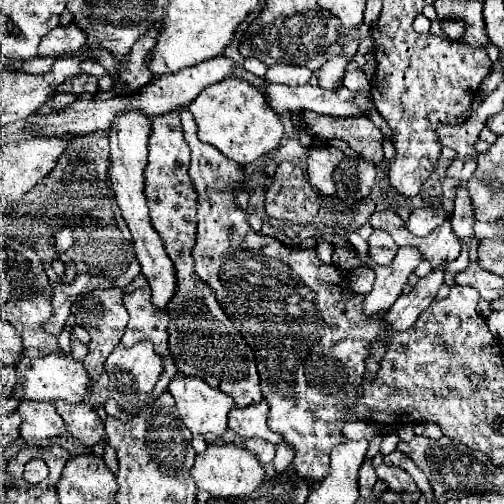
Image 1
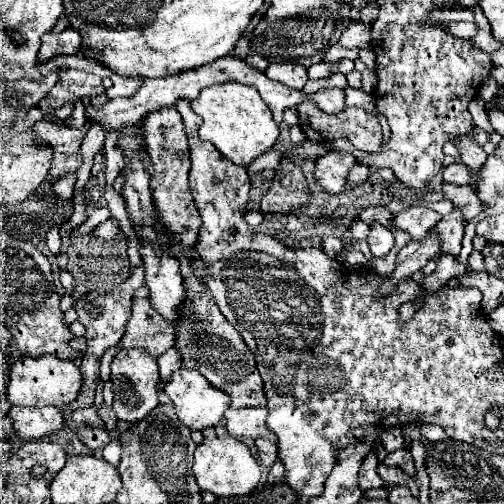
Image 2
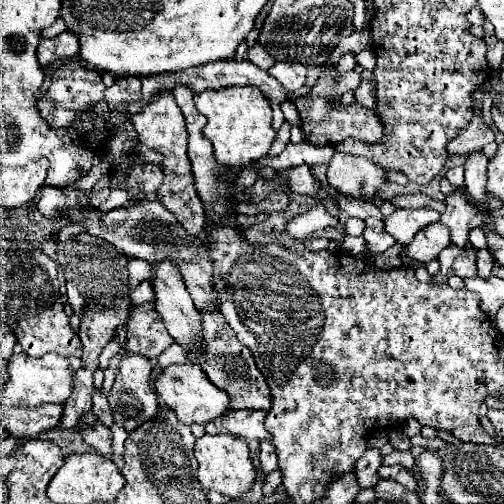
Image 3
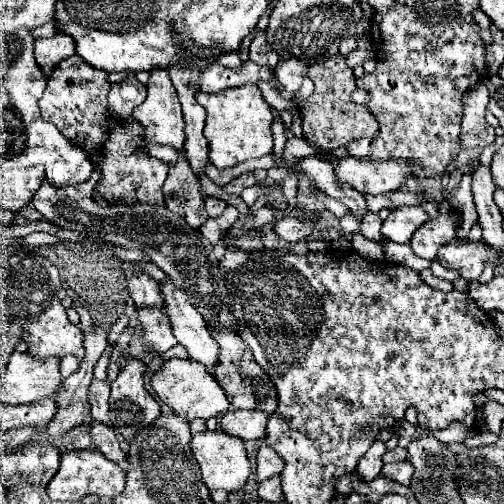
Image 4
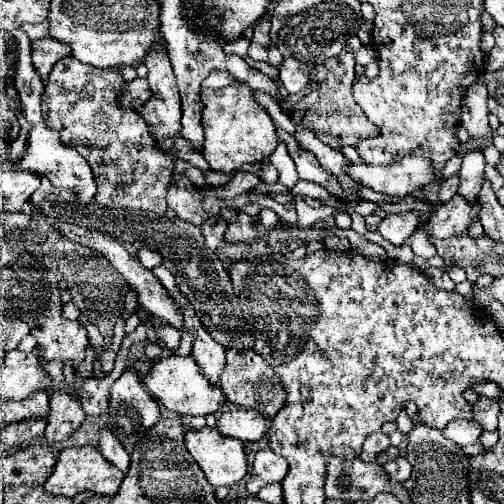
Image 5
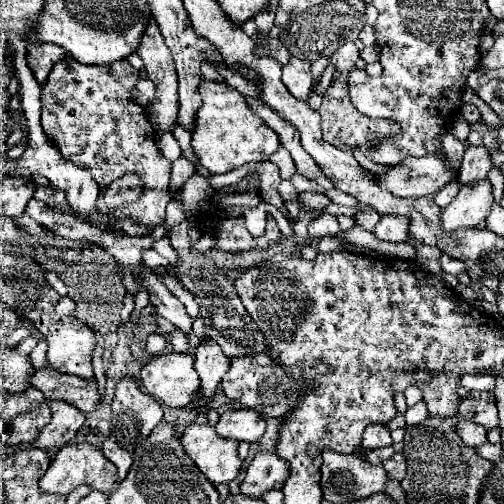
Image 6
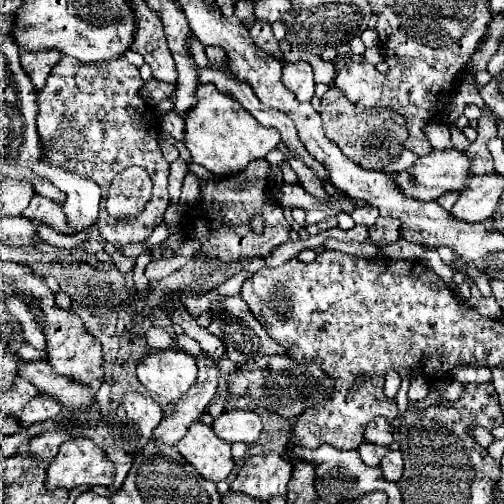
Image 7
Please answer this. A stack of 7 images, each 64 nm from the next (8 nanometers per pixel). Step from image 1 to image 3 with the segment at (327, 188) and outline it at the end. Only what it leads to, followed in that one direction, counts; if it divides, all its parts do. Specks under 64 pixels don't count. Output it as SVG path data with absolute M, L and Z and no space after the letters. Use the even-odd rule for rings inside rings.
M338 152L328 162L328 182L350 196L374 196L388 182L386 168L380 168L368 158L358 158Z

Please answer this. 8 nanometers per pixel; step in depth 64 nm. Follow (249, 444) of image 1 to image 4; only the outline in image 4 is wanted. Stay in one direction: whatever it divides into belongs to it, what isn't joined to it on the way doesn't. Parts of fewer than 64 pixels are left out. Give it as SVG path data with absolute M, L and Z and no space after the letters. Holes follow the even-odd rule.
M262 444L258 450L258 456L256 456L256 478L254 478L256 486L268 478L280 476L282 470L284 470L284 460L280 460L280 456L276 456L276 452L272 448Z

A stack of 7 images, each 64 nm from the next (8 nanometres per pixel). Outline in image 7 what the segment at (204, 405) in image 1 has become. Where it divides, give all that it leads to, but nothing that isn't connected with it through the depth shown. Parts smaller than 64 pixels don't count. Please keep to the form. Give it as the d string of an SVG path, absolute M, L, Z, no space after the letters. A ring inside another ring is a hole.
M184 350L148 352L136 368L138 380L154 398L174 402L196 382L196 358Z

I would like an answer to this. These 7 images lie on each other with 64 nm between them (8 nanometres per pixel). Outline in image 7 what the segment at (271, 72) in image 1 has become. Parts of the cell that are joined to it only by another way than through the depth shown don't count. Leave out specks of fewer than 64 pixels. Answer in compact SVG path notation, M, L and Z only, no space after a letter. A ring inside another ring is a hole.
M308 62L286 64L282 70L282 82L300 102L306 102L314 96L314 72Z

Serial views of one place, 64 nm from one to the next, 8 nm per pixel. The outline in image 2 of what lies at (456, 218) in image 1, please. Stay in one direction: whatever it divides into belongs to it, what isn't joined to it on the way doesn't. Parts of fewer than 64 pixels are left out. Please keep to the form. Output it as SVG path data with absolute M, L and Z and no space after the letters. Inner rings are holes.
M442 182L442 192L444 198L450 198L454 204L458 204L464 212L464 222L476 218L480 212L484 212L484 204L480 204L480 198L476 196L476 192L472 192L470 186L456 186L456 184L448 184Z

